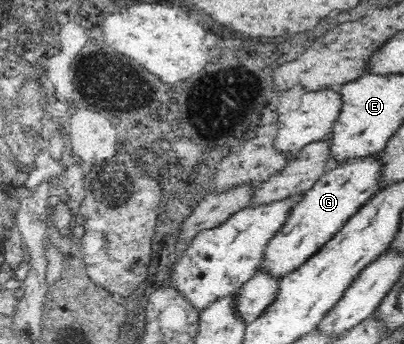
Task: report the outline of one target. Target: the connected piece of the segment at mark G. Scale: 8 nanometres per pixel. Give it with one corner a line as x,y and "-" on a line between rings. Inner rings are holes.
380,155
325,171
315,186
305,192
289,210
283,227
267,240
257,272
279,280
299,269
327,241
331,240
369,199
377,193
380,175

